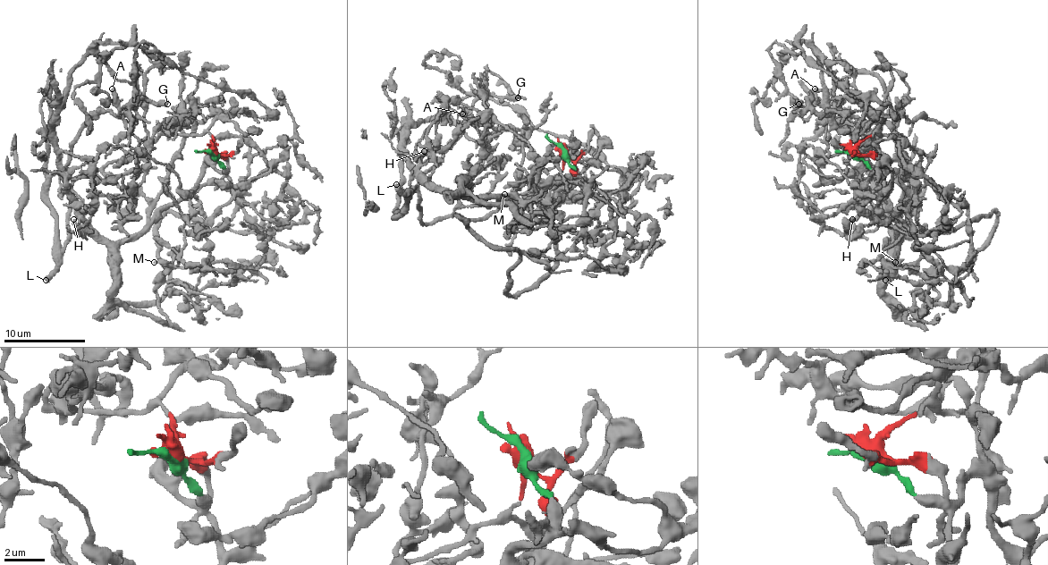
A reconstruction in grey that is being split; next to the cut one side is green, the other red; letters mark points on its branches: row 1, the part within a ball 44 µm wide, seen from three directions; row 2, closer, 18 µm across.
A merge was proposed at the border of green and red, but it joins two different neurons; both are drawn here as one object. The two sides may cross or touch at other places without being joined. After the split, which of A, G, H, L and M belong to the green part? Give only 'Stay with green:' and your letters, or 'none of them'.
Stay with green: H, M

